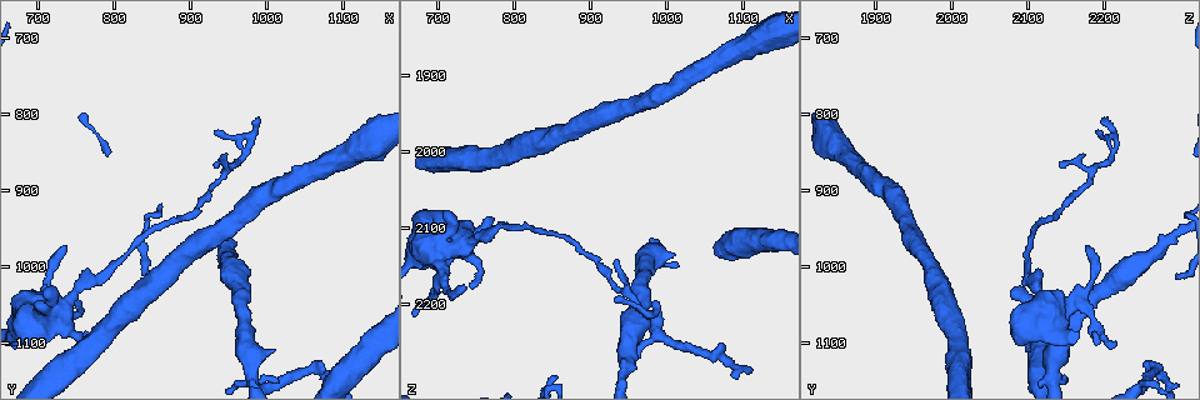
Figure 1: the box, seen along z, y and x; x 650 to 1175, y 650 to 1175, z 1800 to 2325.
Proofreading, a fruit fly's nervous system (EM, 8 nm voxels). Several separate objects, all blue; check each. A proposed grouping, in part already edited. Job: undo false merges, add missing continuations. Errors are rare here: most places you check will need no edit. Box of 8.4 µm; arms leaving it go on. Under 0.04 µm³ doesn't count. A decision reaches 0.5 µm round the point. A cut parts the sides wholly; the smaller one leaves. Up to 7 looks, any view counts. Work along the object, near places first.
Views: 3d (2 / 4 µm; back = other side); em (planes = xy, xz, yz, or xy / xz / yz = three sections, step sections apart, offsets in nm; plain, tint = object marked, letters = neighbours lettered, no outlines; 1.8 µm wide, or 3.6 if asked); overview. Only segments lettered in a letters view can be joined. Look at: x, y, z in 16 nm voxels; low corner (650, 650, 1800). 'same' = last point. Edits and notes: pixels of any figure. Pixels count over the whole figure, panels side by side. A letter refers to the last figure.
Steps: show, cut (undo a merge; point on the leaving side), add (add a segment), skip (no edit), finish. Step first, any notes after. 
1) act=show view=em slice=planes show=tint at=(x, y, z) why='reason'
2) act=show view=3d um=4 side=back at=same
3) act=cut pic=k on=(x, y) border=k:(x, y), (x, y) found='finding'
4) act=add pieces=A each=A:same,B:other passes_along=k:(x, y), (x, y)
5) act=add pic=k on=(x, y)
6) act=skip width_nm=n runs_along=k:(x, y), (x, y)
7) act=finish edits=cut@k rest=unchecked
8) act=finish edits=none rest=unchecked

act=show view=em slice=planes show=letters at=(775, 1110, 2100) why='branch stops here'

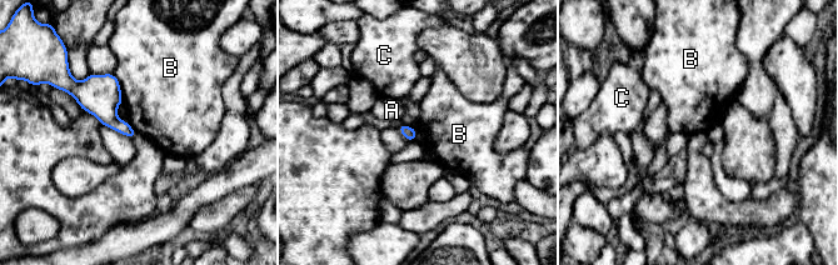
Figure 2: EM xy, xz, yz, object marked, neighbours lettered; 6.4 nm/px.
act=skip each=A:other,B:other,C:other border=2:(113, 74), (119, 83), (123, 103) found='no lettered segment goes on from it'

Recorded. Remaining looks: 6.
act=show view=3d um=4 side=back at=(1015, 1145, 2150) why='an open end'

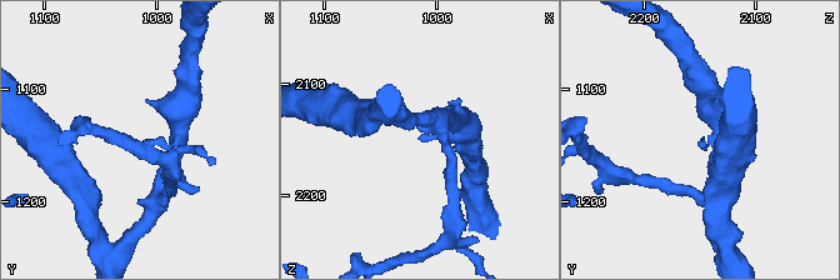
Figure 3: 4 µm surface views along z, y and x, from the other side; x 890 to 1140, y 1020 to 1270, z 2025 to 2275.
act=show view=em slice=xz step=8 show=letters at=(1012, 1146, 2150) why='now the EM'

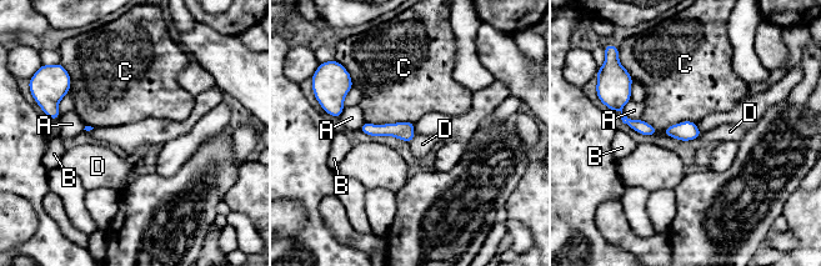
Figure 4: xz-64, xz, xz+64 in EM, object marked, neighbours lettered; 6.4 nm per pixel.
act=show view=em slice=xy step=8 show=letters at=same

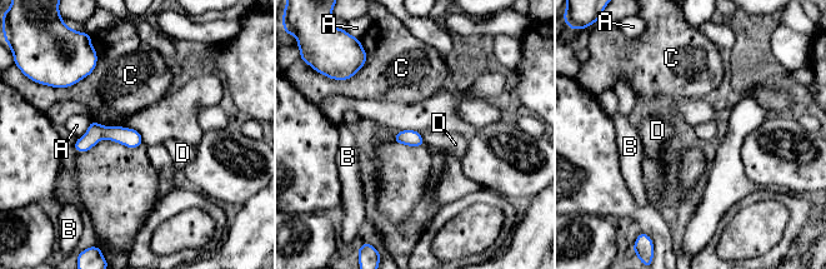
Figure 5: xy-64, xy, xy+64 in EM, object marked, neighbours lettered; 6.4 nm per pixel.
act=skip each=A:other,B:other,C:other,D:other runs_along=5:(139, 139), (94, 134), (78, 147) found='no lettered segment goes on from it'

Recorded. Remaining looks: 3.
act=show view=em slice=yz step=8 show=letters at=(735, 975, 2180) why='branch stops here'

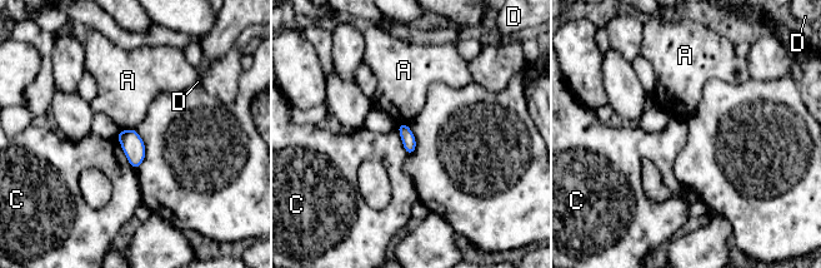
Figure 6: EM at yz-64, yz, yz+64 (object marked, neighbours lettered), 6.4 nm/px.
act=show view=em slice=planes show=letters at=same why='cut it another way'

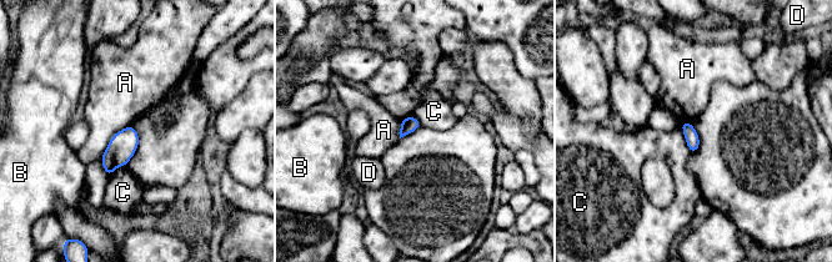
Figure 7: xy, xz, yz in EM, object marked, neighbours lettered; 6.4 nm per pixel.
act=skip longest_contact=A:300nm each=A:other,B:other,C:other,D:other found='none of them fits'

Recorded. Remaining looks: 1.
act=finish edits=none rest=unchecked

